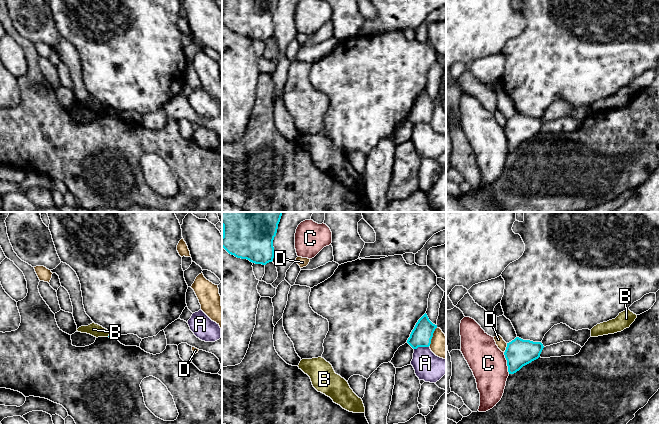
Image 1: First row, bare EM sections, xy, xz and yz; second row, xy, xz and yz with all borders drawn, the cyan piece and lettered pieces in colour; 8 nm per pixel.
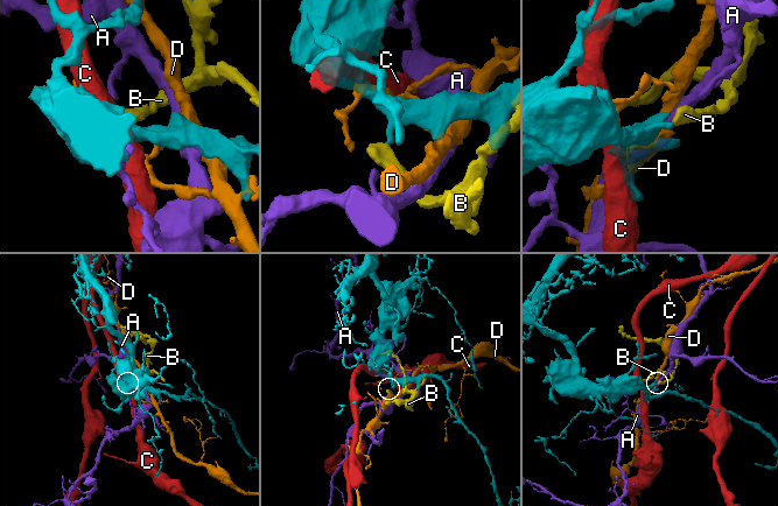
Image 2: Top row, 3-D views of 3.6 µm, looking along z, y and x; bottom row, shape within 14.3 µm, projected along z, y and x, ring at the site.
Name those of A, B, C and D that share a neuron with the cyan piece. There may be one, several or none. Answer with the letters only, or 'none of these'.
none of these

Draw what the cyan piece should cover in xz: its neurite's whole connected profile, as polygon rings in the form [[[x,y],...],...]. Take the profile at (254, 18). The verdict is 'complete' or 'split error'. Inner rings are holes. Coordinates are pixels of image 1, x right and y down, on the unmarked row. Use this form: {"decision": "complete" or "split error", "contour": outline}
{"decision": "complete", "contour": [[[222,0],[222,23],[237,34],[247,35],[255,40],[266,41],[273,37],[273,16],[278,0]]]}

